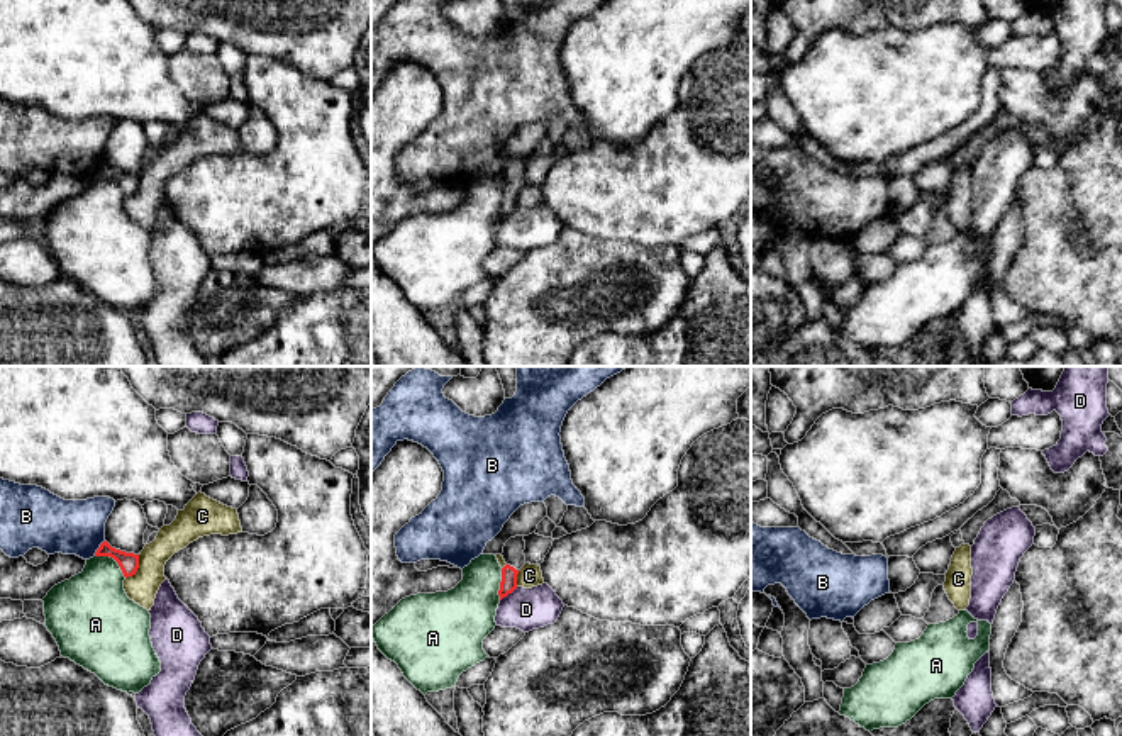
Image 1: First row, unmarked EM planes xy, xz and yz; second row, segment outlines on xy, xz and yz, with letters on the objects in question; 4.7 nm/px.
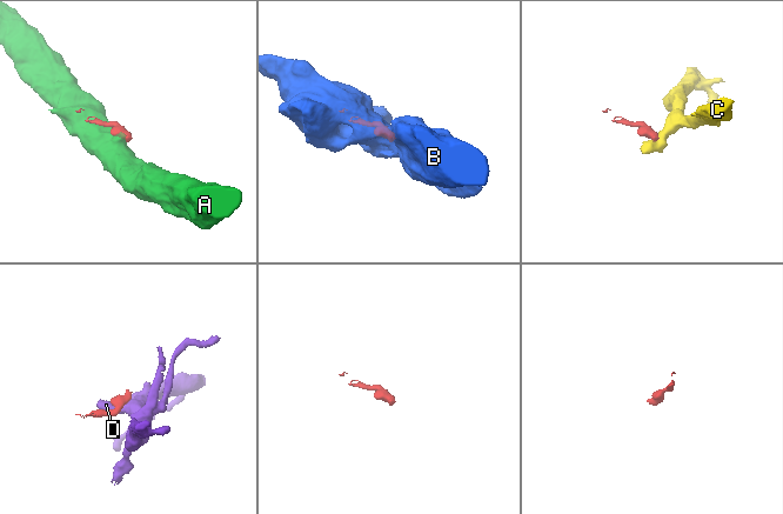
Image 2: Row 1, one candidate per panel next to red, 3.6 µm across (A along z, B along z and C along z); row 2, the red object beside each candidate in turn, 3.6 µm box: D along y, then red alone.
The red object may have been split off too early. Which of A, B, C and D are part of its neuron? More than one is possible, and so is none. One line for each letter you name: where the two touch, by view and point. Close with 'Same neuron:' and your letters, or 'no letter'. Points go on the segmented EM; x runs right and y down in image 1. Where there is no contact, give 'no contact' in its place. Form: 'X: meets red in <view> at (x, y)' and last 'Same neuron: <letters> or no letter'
Same neuron: no letter

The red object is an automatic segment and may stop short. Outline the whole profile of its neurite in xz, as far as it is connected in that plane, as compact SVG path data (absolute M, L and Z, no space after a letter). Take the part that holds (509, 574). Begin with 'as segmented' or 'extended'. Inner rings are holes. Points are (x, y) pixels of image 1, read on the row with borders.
extended | M524 536L510 538L503 546L502 556L507 565L502 568L502 582L498 590L500 600L517 588L519 570L525 565L524 549Z

